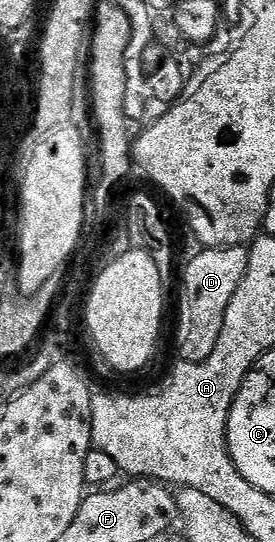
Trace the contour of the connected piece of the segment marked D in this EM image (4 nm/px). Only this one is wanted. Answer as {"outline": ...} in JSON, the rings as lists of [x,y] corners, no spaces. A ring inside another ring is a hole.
{"outline":[[[206,248],[189,260],[181,276],[181,301],[177,304],[177,352],[186,364],[202,364],[211,358],[211,350],[223,334],[223,320],[227,318],[227,306],[239,290],[239,282],[247,274],[249,248]]]}

